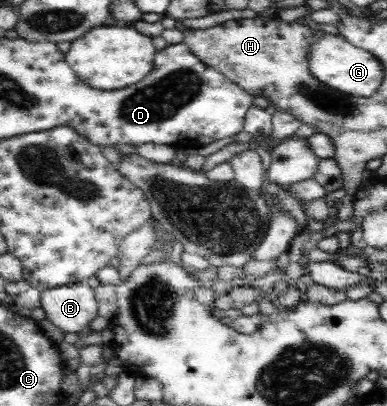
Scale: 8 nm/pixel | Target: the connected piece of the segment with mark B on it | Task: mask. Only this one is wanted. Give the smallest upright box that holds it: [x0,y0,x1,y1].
[41,281,98,334]

